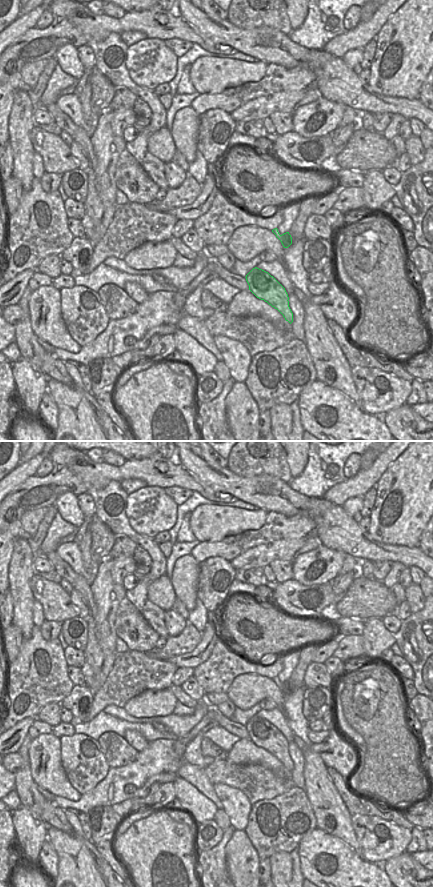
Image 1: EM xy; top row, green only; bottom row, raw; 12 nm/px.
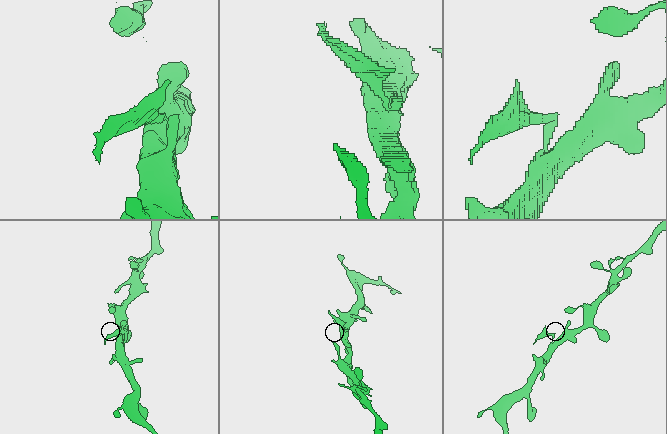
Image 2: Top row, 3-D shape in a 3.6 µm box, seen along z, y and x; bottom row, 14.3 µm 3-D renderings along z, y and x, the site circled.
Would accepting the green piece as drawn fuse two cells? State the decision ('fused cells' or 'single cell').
fused cells

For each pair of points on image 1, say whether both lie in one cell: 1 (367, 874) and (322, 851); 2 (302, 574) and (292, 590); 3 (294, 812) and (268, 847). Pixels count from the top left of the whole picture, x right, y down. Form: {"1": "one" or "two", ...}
{"1": "one", "2": "two", "3": "one"}

